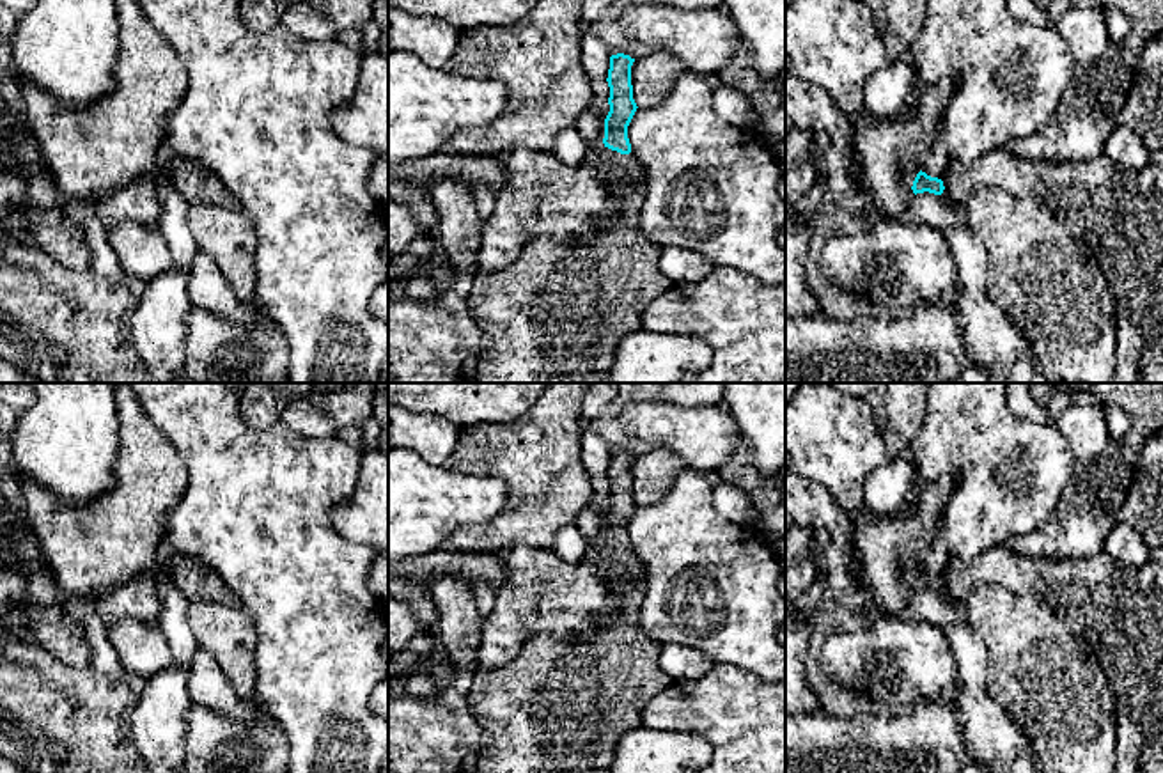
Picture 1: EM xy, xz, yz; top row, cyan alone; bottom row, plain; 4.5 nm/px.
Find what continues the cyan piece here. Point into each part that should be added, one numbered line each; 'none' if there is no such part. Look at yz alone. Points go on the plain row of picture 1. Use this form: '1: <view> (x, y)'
1: yz (1117, 610)

